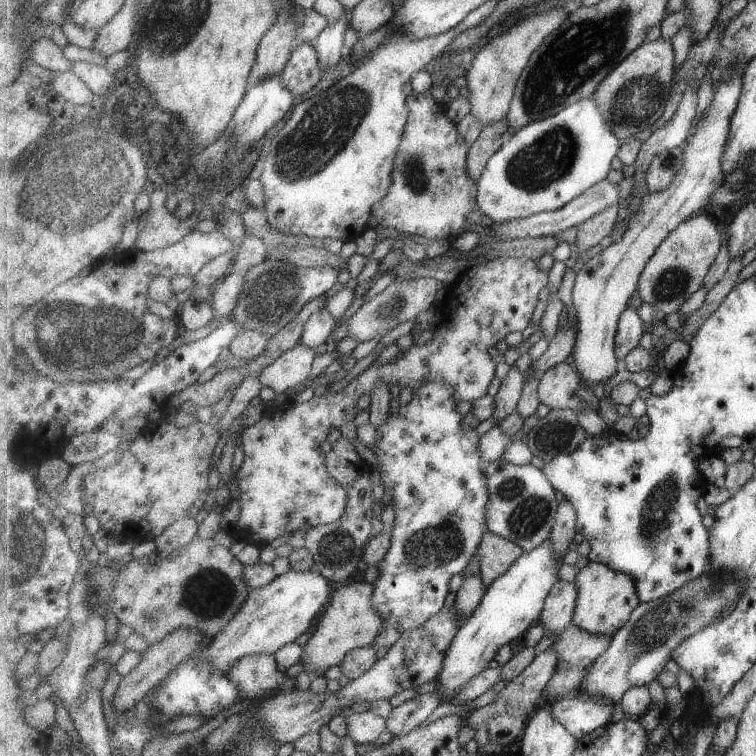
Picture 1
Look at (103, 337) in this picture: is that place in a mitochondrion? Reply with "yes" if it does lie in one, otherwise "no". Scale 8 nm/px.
yes

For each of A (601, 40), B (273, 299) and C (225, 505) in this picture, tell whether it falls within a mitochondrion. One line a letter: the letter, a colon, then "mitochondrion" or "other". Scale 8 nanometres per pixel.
A: mitochondrion
B: mitochondrion
C: other

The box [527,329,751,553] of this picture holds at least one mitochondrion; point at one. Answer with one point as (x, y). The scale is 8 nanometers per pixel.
(665, 492)

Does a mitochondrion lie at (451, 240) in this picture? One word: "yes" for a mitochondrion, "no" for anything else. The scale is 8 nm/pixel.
no

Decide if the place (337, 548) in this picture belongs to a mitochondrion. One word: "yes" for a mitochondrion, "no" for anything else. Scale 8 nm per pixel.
yes

